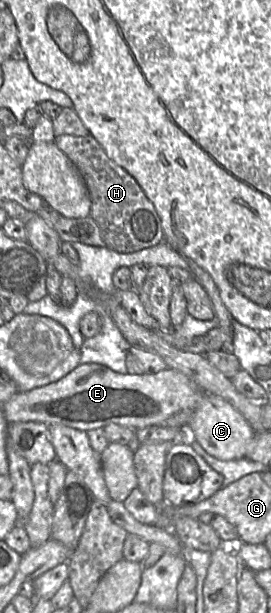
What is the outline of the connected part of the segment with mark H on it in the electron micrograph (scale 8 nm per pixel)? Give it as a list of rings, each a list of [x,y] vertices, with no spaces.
[[[91,135],[56,136],[54,143],[78,168],[91,198],[90,216],[98,224],[109,249],[134,253],[158,245],[165,240],[161,219],[136,179],[111,160],[100,143]]]

